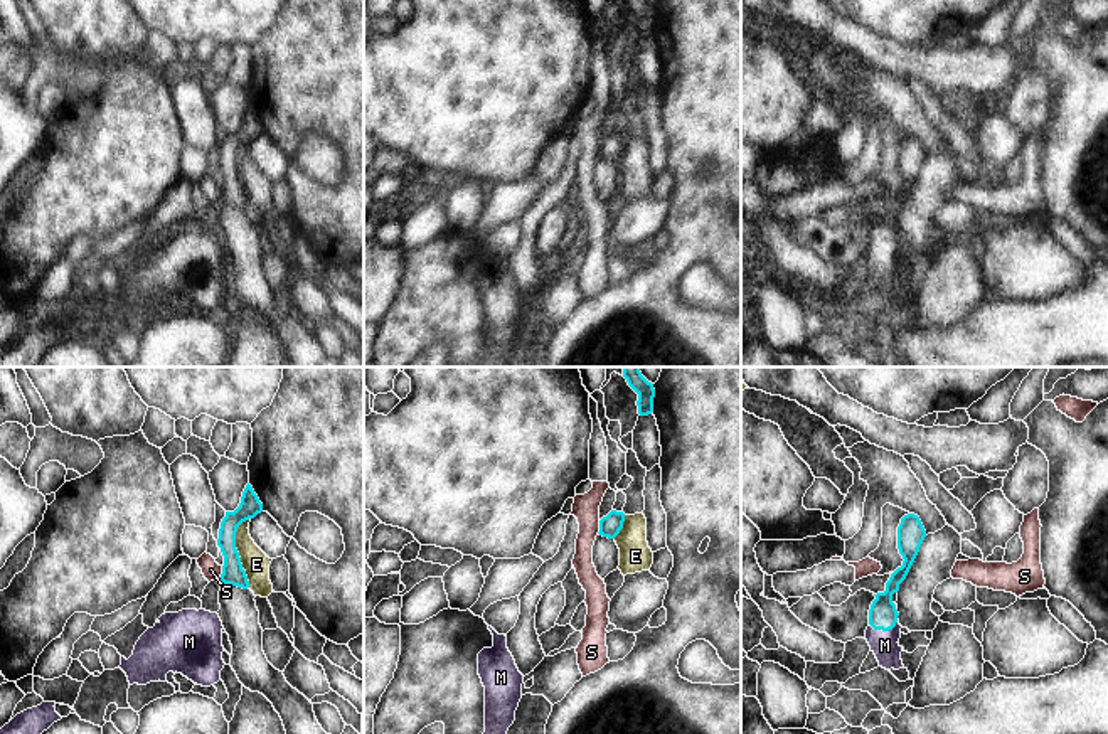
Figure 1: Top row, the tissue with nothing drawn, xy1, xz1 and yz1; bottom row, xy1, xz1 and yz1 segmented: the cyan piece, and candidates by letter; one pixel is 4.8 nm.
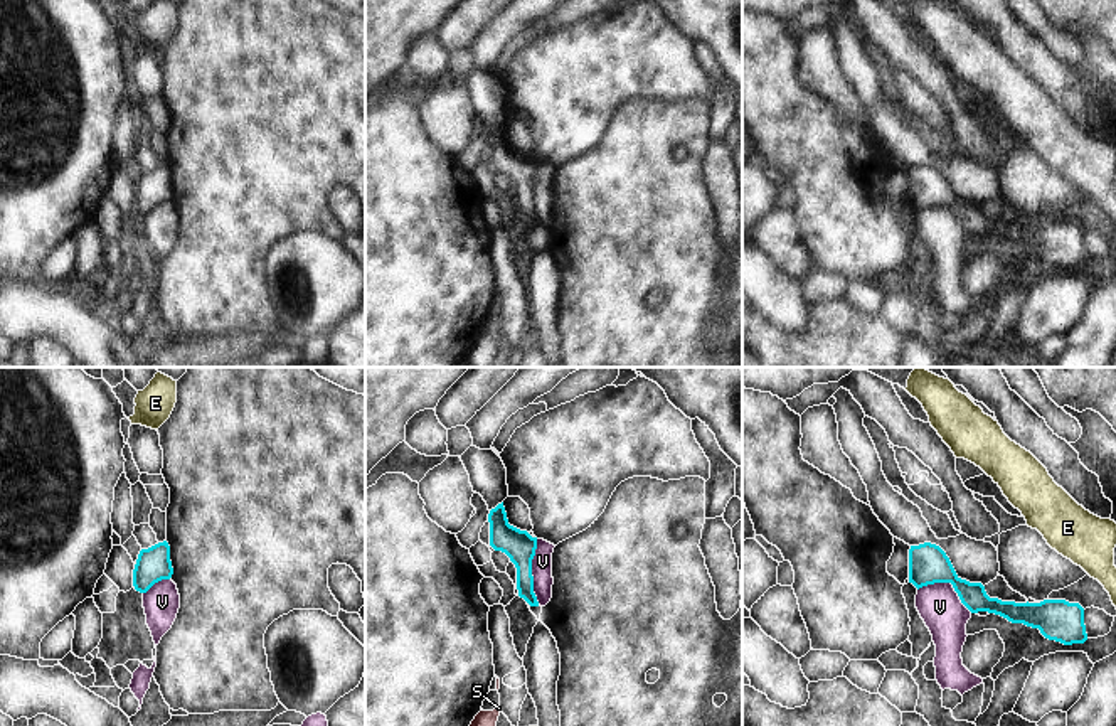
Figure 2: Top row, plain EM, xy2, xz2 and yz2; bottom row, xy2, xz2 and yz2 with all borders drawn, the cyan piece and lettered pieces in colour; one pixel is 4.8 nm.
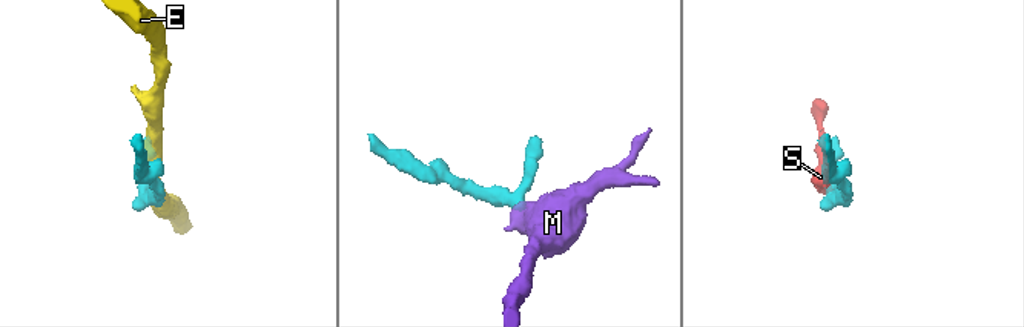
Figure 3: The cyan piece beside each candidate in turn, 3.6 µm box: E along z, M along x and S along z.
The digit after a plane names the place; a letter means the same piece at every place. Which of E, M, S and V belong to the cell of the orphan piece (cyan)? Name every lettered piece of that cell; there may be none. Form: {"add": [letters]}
{"add": ["M"]}

